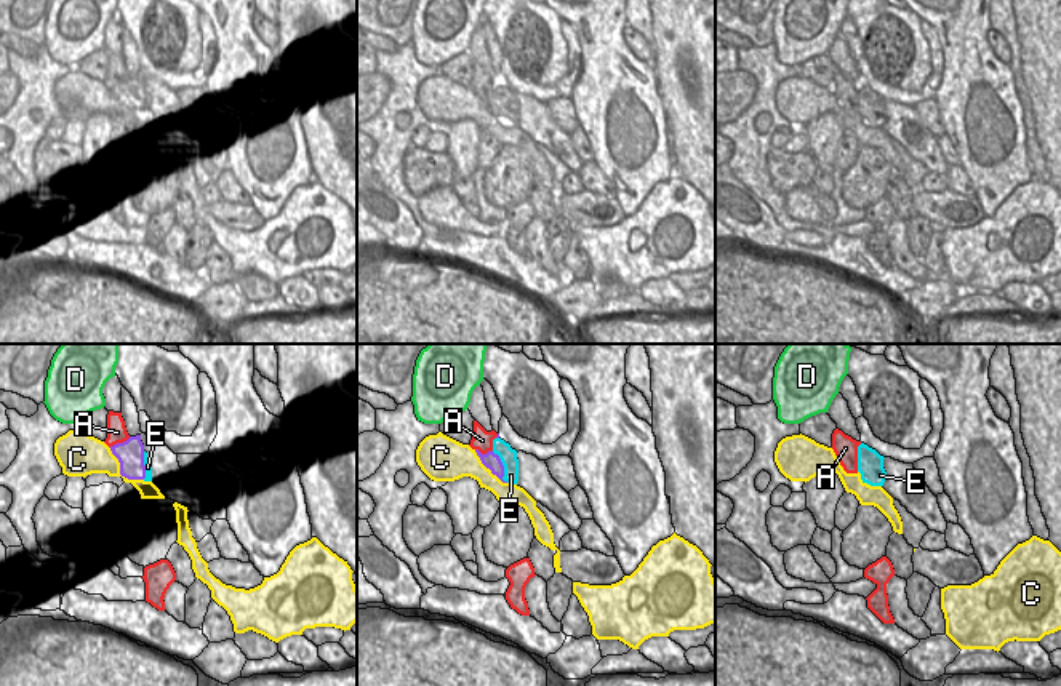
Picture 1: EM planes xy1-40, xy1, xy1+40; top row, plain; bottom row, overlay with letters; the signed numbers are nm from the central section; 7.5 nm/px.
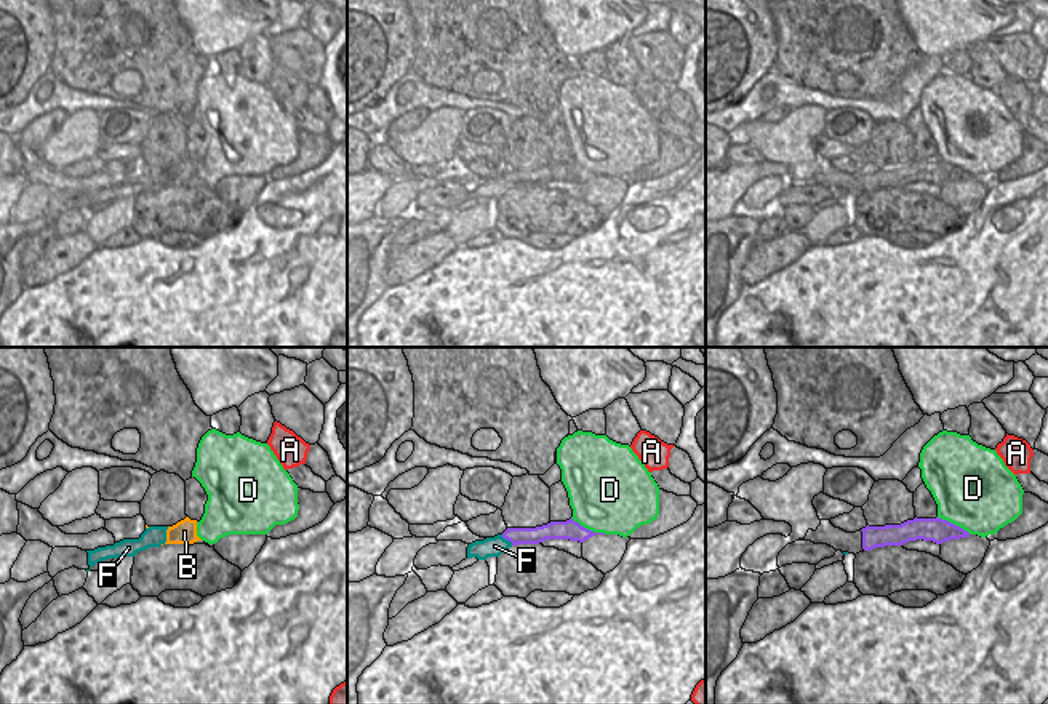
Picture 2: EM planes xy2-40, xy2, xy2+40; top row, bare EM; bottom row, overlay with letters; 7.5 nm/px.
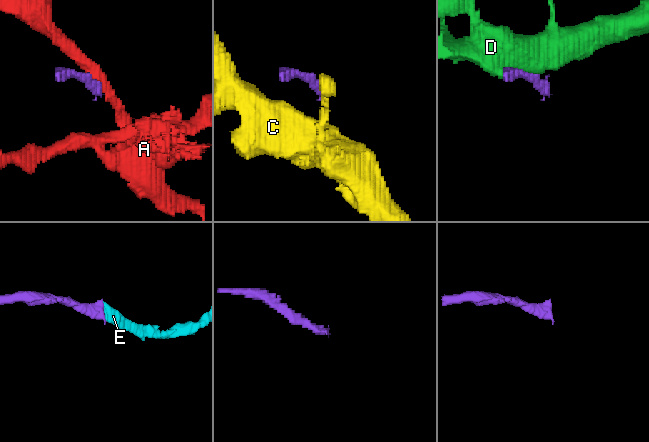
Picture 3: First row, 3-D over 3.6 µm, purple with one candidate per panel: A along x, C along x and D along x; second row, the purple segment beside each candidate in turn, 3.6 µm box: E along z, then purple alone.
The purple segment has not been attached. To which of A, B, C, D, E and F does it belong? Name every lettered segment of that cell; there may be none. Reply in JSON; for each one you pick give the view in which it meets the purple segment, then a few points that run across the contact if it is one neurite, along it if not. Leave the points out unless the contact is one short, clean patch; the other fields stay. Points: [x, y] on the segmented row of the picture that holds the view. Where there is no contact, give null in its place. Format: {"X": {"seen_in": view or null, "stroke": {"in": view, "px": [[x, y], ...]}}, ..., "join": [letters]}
{"E": {"seen_in": "xy1", "stroke": {"in": "xy1", "px": [[492, 461], [503, 467], [508, 456]]}}, "F": {"seen_in": "xy2", "stroke": {"in": "xy2", "px": [[536, 535], [517, 535], [508, 540], [495, 546]]}}, "join": ["E", "F"]}

